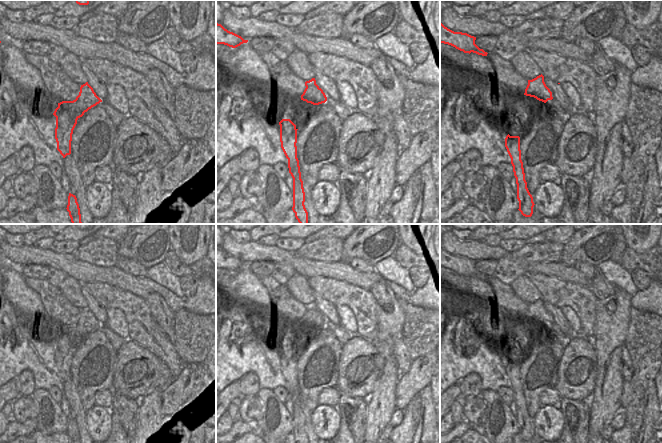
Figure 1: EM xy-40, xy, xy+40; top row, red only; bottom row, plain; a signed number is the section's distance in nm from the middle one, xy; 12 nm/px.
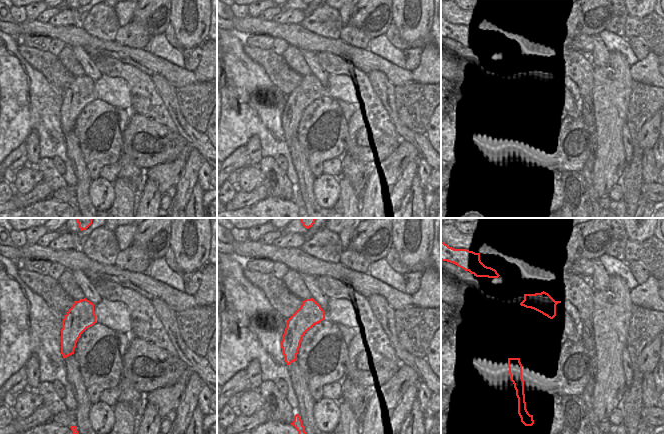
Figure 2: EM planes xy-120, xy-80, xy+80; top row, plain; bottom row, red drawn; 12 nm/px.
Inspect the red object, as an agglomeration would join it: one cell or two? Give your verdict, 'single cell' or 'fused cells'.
fused cells

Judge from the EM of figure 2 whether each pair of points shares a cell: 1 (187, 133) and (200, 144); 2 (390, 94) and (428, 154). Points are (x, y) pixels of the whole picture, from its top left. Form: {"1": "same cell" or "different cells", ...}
{"1": "same cell", "2": "same cell"}

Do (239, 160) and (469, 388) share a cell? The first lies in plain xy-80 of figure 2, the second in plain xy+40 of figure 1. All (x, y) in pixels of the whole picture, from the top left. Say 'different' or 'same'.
different

